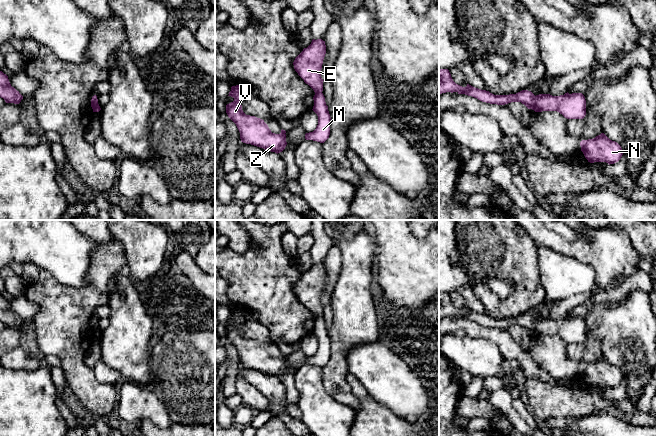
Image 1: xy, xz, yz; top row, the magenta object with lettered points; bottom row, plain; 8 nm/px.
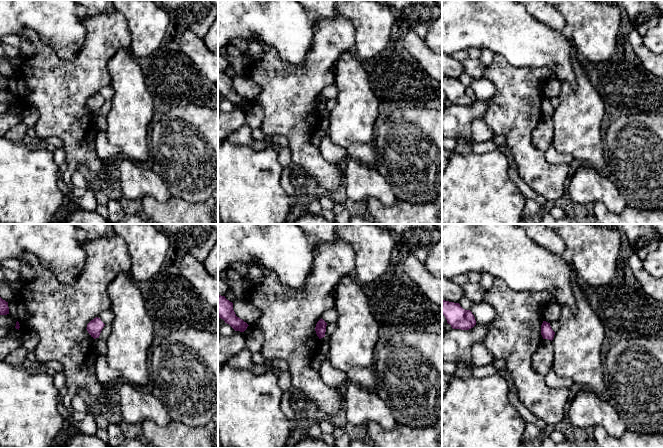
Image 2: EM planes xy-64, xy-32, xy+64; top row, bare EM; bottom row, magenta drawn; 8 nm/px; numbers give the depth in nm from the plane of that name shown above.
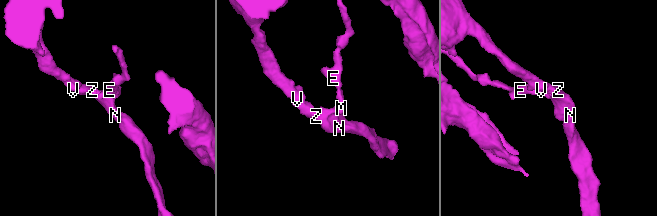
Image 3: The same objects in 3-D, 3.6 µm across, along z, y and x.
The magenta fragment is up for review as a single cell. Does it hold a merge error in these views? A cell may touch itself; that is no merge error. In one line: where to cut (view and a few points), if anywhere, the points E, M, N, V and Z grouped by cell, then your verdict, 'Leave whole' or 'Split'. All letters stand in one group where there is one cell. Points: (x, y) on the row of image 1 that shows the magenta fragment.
Split along yz (535, 96), (535, 105), (532, 109). Groups: E / M N V Z. Split

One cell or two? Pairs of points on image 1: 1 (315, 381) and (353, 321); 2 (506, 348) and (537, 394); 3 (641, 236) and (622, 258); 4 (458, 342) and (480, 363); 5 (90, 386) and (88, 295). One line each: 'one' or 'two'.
1: two
2: two
3: two
4: one
5: one

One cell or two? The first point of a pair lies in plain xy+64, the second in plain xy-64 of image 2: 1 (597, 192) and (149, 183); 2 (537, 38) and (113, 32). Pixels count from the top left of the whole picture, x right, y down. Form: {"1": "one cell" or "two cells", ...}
{"1": "one cell", "2": "two cells"}

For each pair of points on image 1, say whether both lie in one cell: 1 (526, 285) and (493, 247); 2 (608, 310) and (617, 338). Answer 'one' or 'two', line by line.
1: one
2: one

